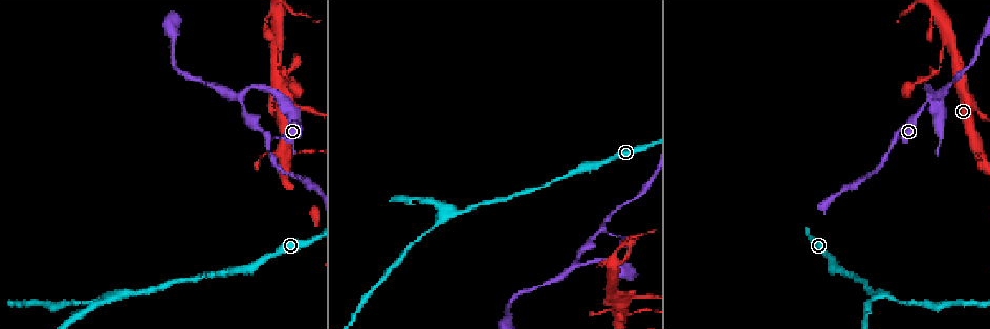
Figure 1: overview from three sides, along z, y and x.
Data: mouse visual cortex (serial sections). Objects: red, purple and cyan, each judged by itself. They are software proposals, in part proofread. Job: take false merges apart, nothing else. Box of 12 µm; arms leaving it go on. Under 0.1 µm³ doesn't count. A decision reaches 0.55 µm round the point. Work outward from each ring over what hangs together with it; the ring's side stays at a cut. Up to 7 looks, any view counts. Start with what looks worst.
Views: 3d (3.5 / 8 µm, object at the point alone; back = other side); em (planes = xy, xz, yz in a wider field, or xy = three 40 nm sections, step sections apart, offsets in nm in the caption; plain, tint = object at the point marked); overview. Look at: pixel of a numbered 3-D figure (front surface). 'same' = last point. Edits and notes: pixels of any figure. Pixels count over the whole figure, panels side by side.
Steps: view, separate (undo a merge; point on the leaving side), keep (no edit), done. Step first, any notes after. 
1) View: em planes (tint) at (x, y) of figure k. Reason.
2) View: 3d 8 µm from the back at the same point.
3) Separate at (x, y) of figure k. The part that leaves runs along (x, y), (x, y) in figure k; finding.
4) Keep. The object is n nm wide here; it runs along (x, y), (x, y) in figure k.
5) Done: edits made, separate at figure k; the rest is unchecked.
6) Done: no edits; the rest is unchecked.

View: 3d 3.5 µm at (601, 229) of figure 1. Three-way junction.

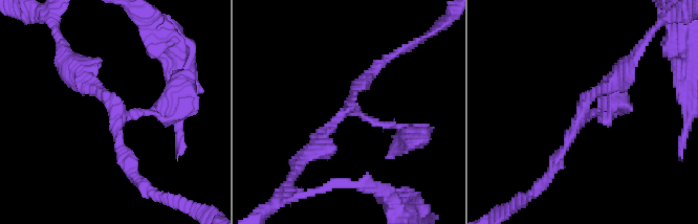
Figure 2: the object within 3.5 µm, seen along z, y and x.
View: em xy step 1 (plain) at (349, 110) of figure 2. 3 arms meet here; the arms are 150, 150, 250 nm wide.

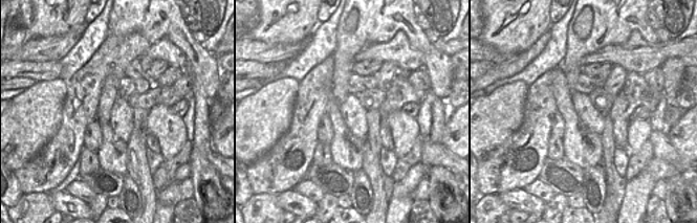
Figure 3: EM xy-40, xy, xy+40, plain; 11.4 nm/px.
View: em xy step 1 (tint) at the same point.

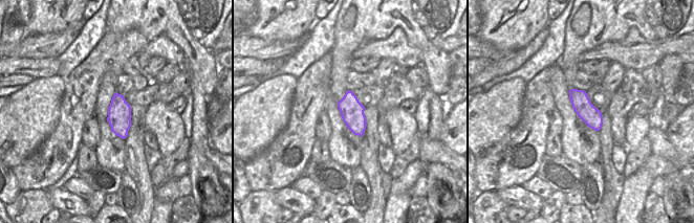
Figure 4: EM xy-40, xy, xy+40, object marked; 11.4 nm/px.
Keep. It runs along (172, 113), (121, 113), (75, 68) in figure 2; one cell here.

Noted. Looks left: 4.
View: 3d 3.5 µm at (456, 212) of figure 1. Side arm on a straight run.

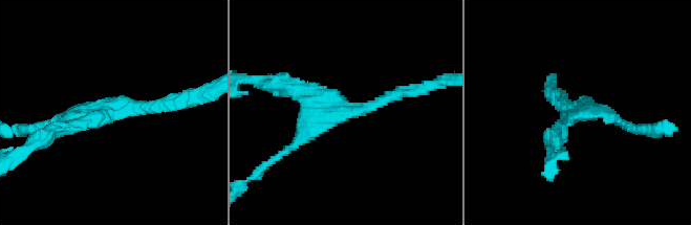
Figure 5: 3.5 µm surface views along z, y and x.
View: em xy step 5 (tint) at (340, 112) of figure 5.

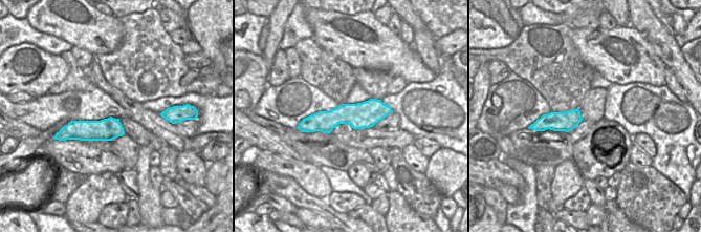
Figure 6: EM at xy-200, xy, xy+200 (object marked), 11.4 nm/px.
View: em planes (tint) at the same point. Another direction.

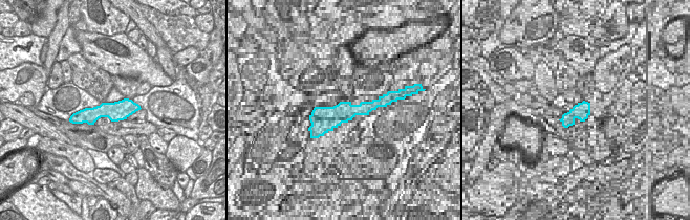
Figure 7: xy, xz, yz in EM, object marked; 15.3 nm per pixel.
Keep. 3 arms meet here; the arms are 200, 200, 200 nm wide; it runs along (136, 107), (103, 110), (77, 118) in figure 7; continuous, no second cell.

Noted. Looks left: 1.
Done: no edits; the rest is unchecked.

